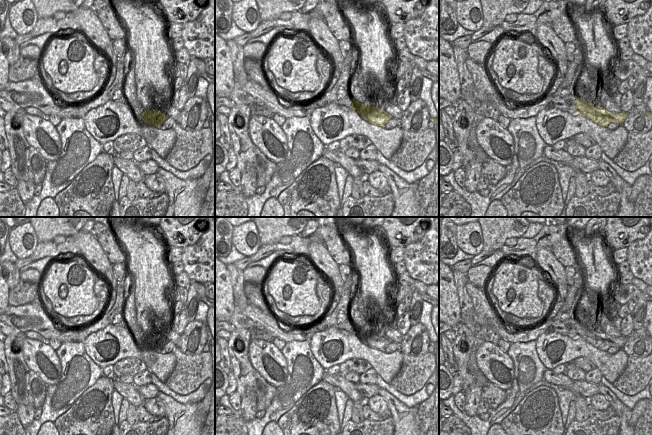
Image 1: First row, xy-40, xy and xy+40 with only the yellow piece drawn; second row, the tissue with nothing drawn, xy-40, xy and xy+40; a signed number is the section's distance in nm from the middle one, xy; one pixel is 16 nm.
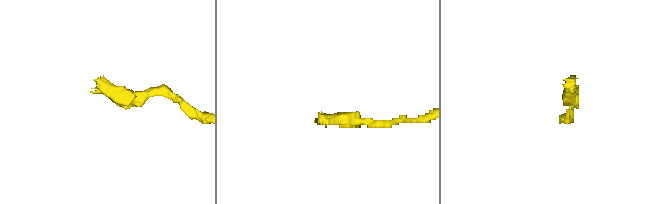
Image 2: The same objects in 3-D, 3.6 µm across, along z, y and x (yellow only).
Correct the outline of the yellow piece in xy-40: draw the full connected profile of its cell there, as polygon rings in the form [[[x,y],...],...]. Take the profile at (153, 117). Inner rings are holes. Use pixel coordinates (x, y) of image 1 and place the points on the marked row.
[[[158,108],[147,110],[143,112],[140,117],[145,123],[156,127],[160,127],[161,124],[167,119],[167,116],[159,111]]]

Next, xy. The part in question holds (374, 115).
[[[345,96],[342,99],[335,100],[332,103],[337,105],[346,106],[354,110],[362,118],[366,119],[369,123],[384,127],[385,124],[392,118],[389,114],[379,107],[367,106],[356,101],[352,96]]]

